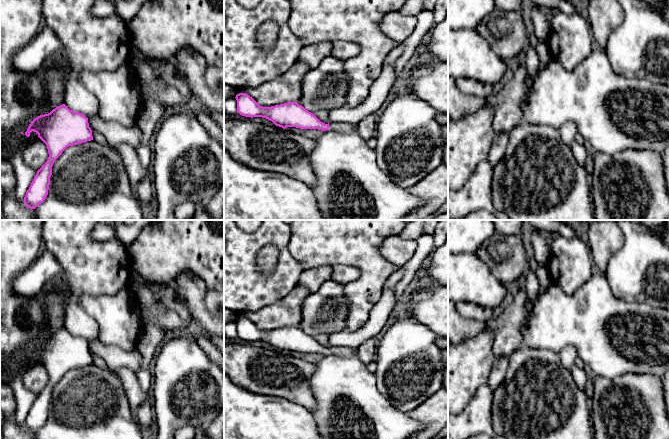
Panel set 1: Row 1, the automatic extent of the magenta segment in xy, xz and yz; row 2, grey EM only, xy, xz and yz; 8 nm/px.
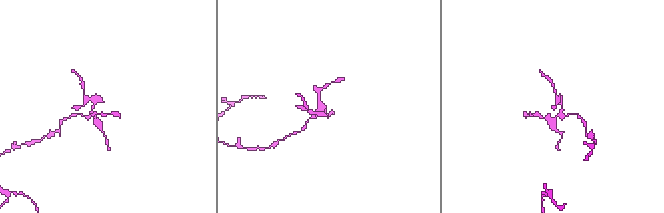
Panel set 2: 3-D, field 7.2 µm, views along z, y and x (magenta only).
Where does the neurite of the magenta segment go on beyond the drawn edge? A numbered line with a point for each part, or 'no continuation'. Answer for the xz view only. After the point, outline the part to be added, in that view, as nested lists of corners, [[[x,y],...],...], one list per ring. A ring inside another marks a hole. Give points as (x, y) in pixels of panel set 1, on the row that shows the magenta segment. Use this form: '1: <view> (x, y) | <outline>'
1: xz (342, 127) | [[[338,123],[338,124],[329,124],[329,129],[325,131],[331,131],[331,130],[336,130],[340,132],[351,132],[355,128],[355,125],[351,125],[348,123]]]

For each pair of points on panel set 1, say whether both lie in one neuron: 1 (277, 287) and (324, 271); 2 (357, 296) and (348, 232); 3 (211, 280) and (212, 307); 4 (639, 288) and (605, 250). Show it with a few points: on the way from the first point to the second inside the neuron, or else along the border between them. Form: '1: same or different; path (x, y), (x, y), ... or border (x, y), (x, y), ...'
1: different; border (304, 270), (297, 283)
2: same; path (366, 280), (366, 257), (360, 248)
3: different; border (190, 273), (198, 276), (208, 289)
4: different; border (624, 235), (623, 245), (610, 257), (604, 272)

